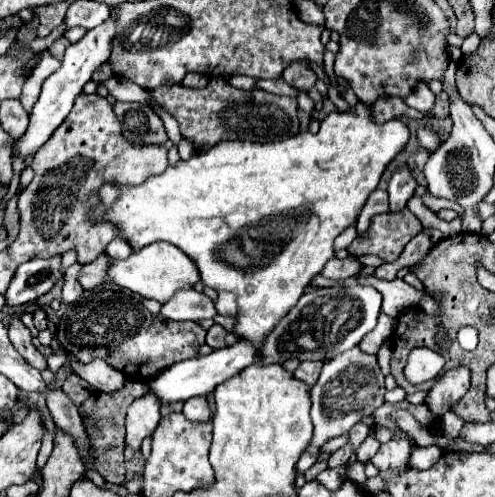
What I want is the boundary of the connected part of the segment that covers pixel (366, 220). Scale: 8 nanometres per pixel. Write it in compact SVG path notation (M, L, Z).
M374 190L368 196L368 200L364 204L364 210L358 216L358 234L366 232L366 228L370 226L372 216L384 214L384 212L388 212L388 194L386 194L386 190Z

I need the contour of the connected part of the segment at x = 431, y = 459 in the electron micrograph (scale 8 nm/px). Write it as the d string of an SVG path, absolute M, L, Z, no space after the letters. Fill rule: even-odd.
M428 446L428 448L416 448L410 456L410 466L418 468L418 470L426 470L432 464L438 462L442 450L438 446Z

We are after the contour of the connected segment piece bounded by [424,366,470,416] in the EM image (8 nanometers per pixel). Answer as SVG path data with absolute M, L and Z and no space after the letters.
M464 366L452 368L436 378L436 382L428 390L428 396L424 402L428 404L428 408L432 410L434 416L436 414L442 416L450 410L450 406L456 404L458 398L462 398L468 392L468 386L470 386L468 368L464 368Z

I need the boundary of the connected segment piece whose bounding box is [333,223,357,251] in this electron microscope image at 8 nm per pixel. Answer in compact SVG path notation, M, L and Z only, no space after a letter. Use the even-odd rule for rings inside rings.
M353 223L336 238L333 245L334 250L337 251L343 248L347 248L356 238L356 236L356 223Z

